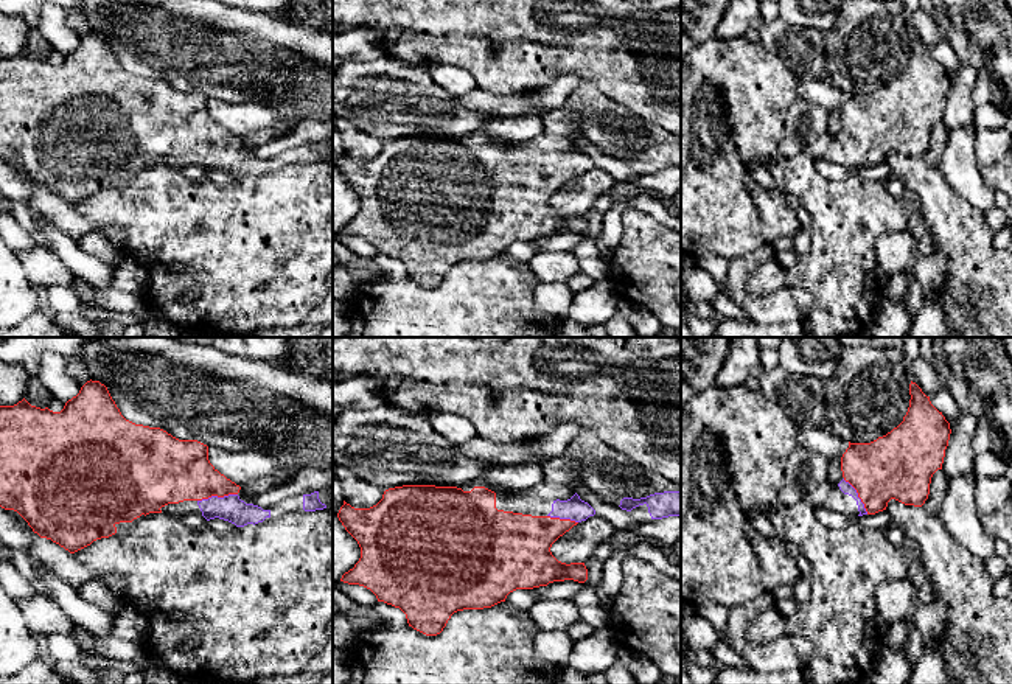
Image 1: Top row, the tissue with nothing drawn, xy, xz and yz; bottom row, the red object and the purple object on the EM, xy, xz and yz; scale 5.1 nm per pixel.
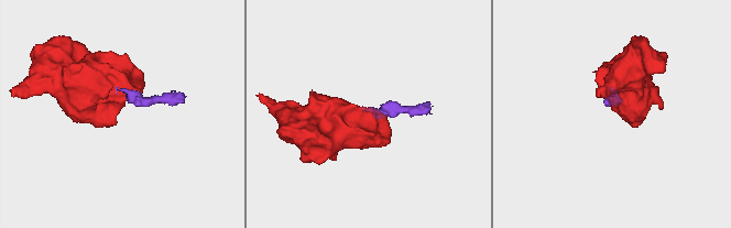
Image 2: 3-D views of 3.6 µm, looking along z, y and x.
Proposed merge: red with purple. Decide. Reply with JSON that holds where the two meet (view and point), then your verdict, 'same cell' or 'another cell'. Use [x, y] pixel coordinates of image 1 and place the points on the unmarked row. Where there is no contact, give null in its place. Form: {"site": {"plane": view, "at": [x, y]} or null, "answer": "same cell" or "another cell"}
{"site": {"plane": "xy", "at": [216, 146]}, "answer": "same cell"}

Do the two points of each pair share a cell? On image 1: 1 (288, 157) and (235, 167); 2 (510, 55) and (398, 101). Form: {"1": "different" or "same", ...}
{"1": "same", "2": "different"}

